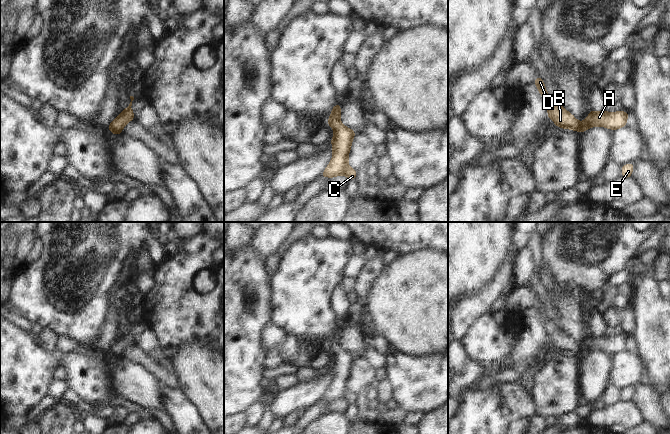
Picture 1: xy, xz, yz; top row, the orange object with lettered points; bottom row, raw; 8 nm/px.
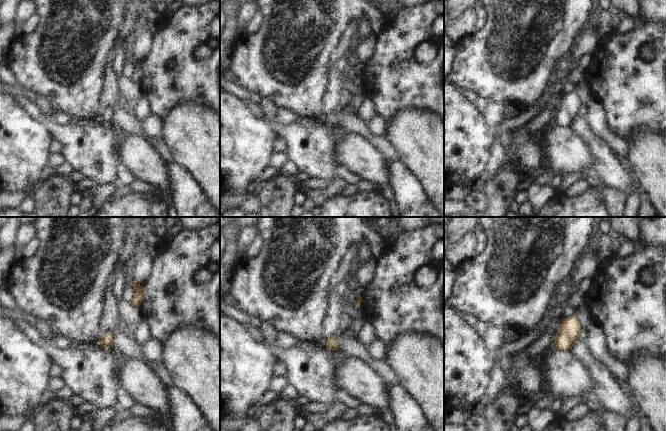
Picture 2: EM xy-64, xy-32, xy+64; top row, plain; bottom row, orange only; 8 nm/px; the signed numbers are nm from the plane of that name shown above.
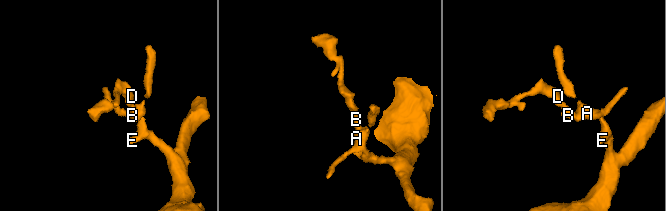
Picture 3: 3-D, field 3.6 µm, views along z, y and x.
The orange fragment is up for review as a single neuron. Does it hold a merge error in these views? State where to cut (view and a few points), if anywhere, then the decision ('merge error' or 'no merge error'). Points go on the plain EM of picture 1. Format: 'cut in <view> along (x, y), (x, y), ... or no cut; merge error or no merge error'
no cut; no merge error

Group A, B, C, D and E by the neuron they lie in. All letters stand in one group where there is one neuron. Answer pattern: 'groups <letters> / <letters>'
groups A B C D E

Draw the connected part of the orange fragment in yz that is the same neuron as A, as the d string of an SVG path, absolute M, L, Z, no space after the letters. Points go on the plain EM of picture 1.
M540 300L536 302L534 308L537 310L548 332L547 342L551 342L558 351L572 353L579 357L595 350L602 350L611 354L626 351L628 335L609 337L606 334L602 336L594 336L590 334L586 344L578 346L570 336L560 329L555 321L546 317L544 306Z

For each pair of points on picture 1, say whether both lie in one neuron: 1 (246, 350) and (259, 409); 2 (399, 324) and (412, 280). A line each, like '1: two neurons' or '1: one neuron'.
1: two neurons
2: one neuron

